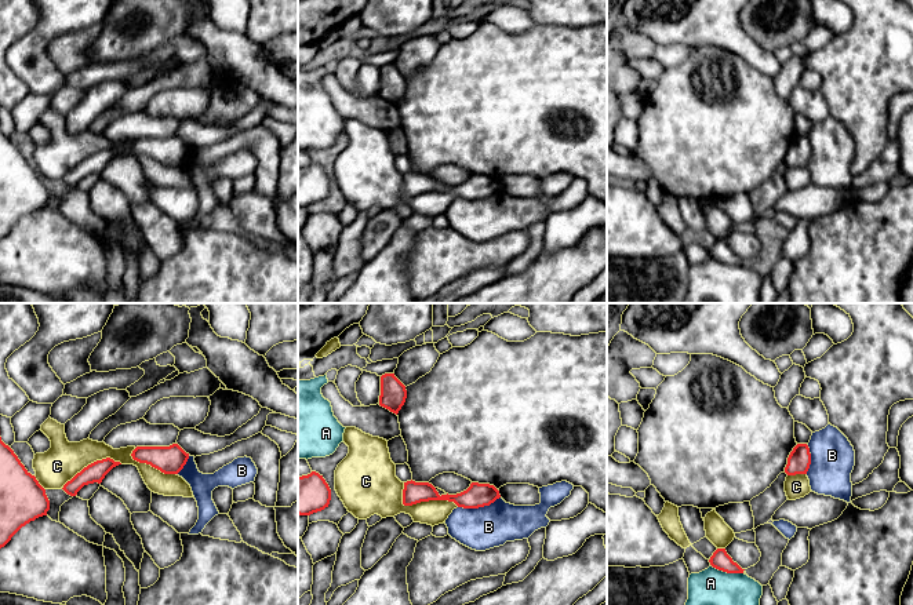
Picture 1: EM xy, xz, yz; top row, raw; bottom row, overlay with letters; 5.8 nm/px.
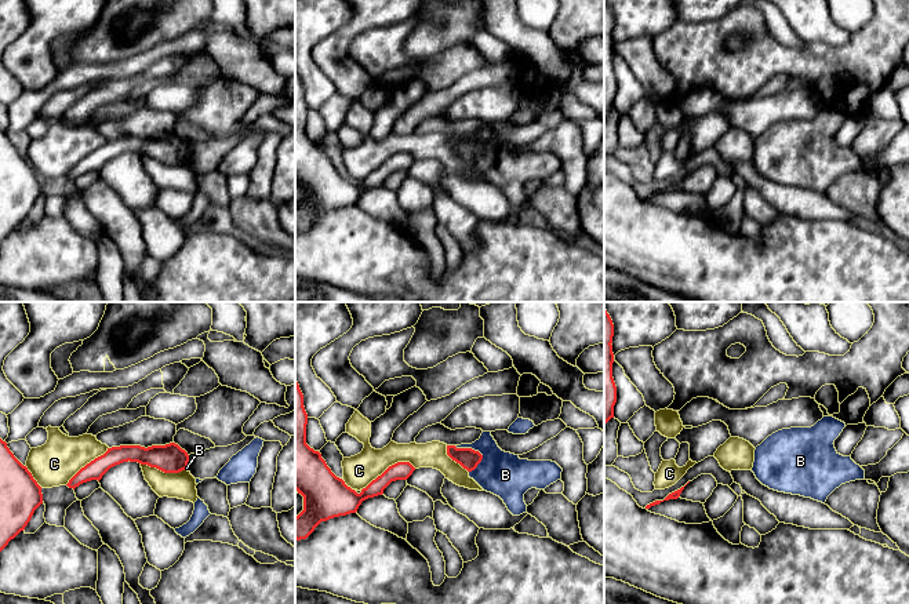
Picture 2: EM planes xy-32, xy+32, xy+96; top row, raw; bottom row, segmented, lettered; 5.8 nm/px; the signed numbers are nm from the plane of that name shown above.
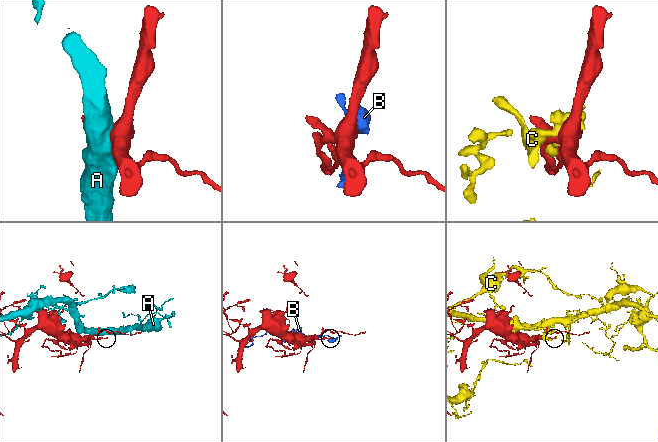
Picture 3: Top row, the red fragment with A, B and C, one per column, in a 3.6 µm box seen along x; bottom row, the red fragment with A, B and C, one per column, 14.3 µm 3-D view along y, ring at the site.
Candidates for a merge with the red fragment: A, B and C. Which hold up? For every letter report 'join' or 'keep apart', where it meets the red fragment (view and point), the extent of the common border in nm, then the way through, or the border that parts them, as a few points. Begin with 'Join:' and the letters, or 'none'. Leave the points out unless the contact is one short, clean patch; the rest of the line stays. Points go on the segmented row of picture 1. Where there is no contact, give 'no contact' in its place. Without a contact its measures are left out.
Join: none
A: keep apart | yz (727, 572) | 200 nm
B: keep apart | xz (479, 506) | 260 nm
C: keep apart | xz (421, 500) | 360 nm

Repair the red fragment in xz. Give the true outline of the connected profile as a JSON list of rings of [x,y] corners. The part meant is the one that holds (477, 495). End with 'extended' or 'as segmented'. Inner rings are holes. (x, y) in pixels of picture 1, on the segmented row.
[[[404,482],[403,489],[403,504],[412,506],[421,502],[429,500],[448,500],[454,502],[458,507],[463,509],[479,509],[490,506],[496,499],[499,499],[499,491],[490,484],[472,482],[470,486],[456,495],[439,495],[436,488],[429,482]]]; as segmented

